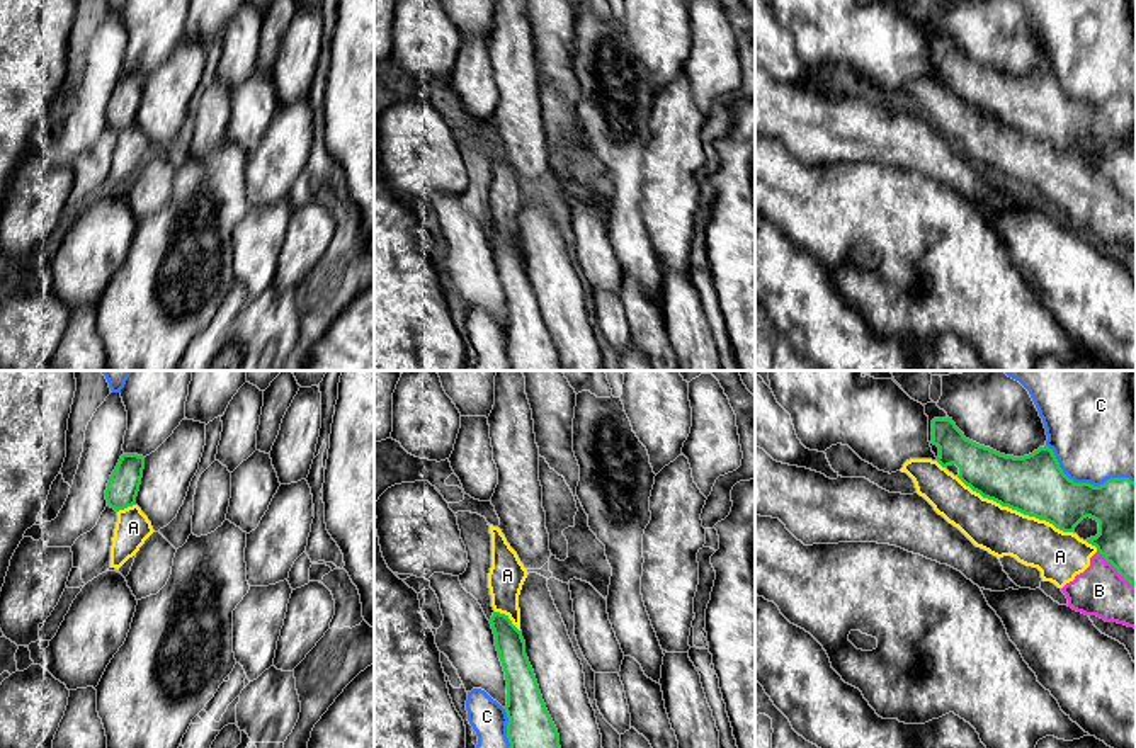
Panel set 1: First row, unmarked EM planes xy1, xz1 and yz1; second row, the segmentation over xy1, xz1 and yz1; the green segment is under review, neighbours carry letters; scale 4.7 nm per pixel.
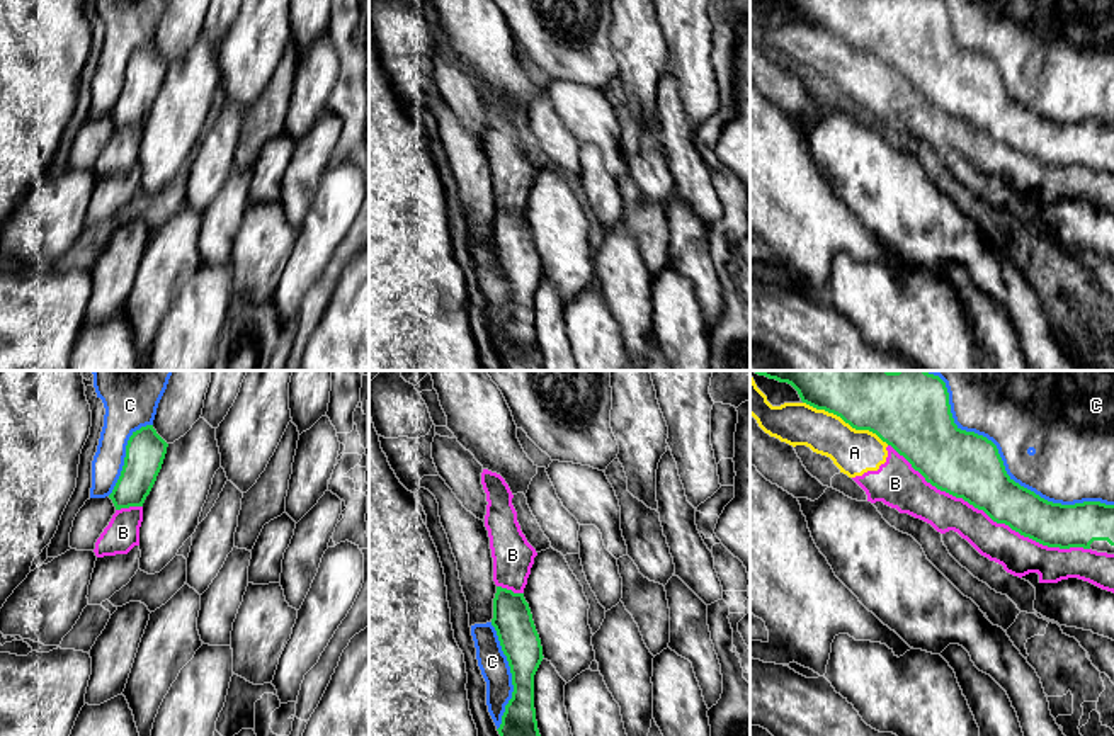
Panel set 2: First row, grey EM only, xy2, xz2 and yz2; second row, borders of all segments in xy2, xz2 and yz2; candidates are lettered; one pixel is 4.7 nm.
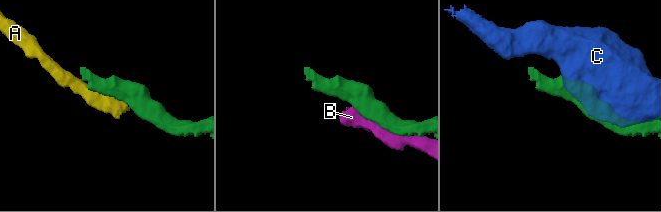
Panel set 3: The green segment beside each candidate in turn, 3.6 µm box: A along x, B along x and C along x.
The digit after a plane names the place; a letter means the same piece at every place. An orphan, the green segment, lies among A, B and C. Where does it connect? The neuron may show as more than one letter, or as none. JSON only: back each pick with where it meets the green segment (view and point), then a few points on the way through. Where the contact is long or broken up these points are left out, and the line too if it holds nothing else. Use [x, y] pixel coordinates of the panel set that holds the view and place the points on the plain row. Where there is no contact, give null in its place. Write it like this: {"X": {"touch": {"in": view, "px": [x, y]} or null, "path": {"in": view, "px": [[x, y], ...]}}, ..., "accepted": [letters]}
{"accepted": []}

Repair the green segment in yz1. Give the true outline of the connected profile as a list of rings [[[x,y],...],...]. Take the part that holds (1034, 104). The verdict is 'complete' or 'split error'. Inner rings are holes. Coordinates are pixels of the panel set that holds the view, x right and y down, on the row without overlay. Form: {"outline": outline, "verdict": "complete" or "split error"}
{"outline": [[[927,22],[929,61],[937,82],[957,95],[983,117],[993,119],[1024,134],[1053,143],[1063,151],[1087,136],[1099,141],[1099,153],[1087,158],[1110,182],[1117,192],[1136,207],[1136,102],[1129,97],[1110,97],[1100,105],[1070,99],[1048,65],[1029,75],[1014,76],[1000,73],[964,56],[952,37],[937,22]]], "verdict": "split error"}

